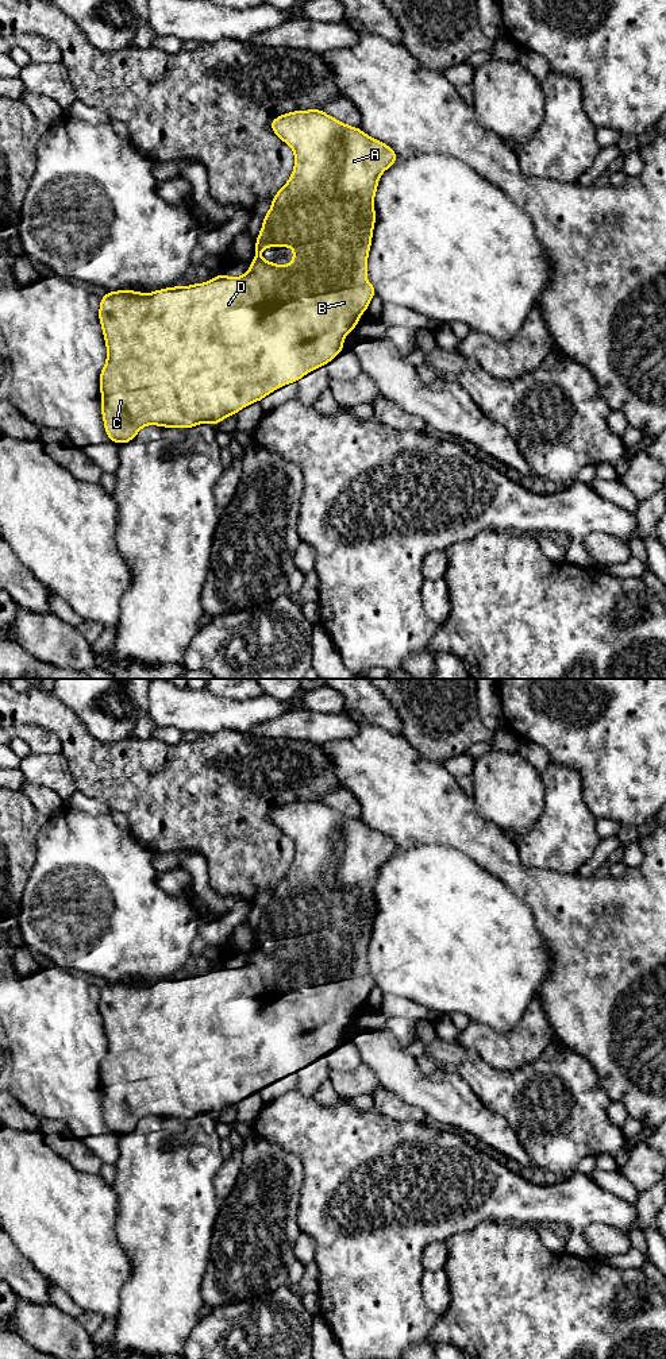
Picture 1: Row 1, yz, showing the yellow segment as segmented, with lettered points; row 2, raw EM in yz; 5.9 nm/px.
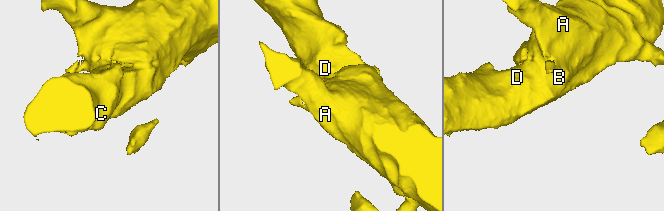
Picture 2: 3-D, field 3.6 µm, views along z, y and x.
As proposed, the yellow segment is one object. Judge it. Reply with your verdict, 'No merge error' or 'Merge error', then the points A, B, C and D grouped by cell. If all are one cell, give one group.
No merge error. Groups: A B C D

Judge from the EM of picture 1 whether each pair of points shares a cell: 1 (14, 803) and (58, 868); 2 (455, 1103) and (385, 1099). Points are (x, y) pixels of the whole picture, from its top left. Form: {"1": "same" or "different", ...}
{"1": "different", "2": "different"}

